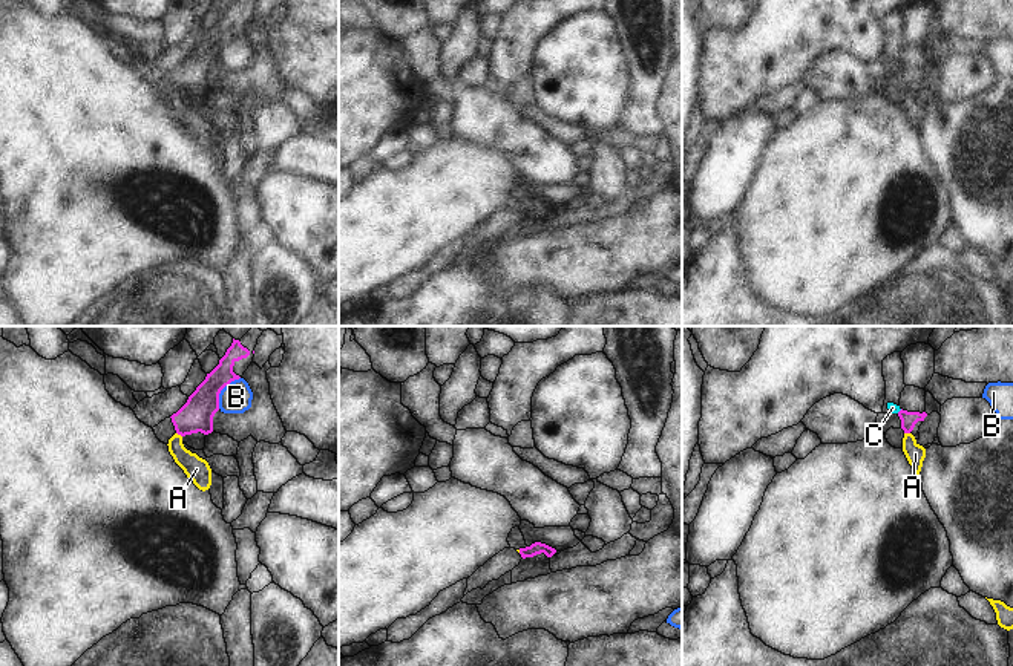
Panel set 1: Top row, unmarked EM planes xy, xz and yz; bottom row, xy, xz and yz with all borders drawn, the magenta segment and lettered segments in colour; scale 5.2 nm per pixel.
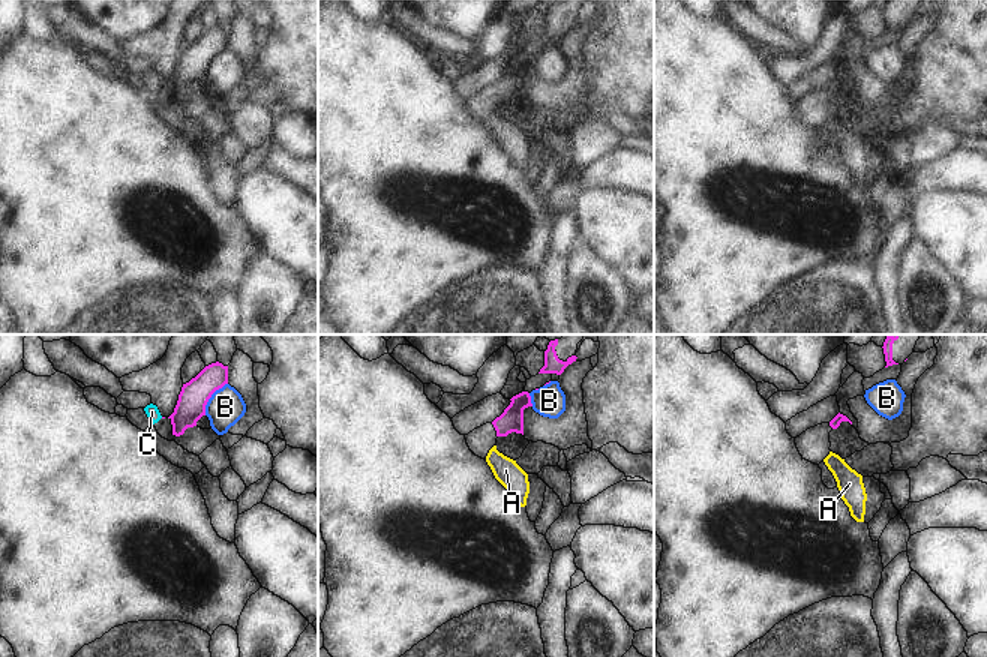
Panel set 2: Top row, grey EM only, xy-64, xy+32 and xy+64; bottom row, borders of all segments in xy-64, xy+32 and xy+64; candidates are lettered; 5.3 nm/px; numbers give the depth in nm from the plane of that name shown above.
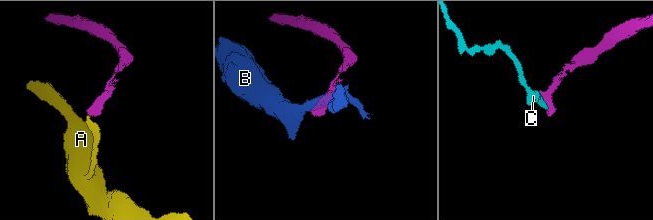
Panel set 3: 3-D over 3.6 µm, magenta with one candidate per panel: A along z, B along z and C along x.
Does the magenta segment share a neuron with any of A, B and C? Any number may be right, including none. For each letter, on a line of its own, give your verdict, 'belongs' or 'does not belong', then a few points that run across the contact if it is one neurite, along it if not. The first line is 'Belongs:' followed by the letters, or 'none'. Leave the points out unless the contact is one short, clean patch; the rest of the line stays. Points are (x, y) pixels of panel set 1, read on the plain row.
Belongs: none
A: does not belong | xy (177, 89), (181, 94)
B: does not belong | xy (239, 34), (221, 48), (218, 65)
C: does not belong | yz (901, 66), (897, 69)

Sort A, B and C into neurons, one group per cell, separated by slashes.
A C / B

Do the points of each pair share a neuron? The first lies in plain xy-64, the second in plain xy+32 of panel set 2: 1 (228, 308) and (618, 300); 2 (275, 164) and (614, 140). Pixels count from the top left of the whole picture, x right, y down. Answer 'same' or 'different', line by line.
1: different
2: different

